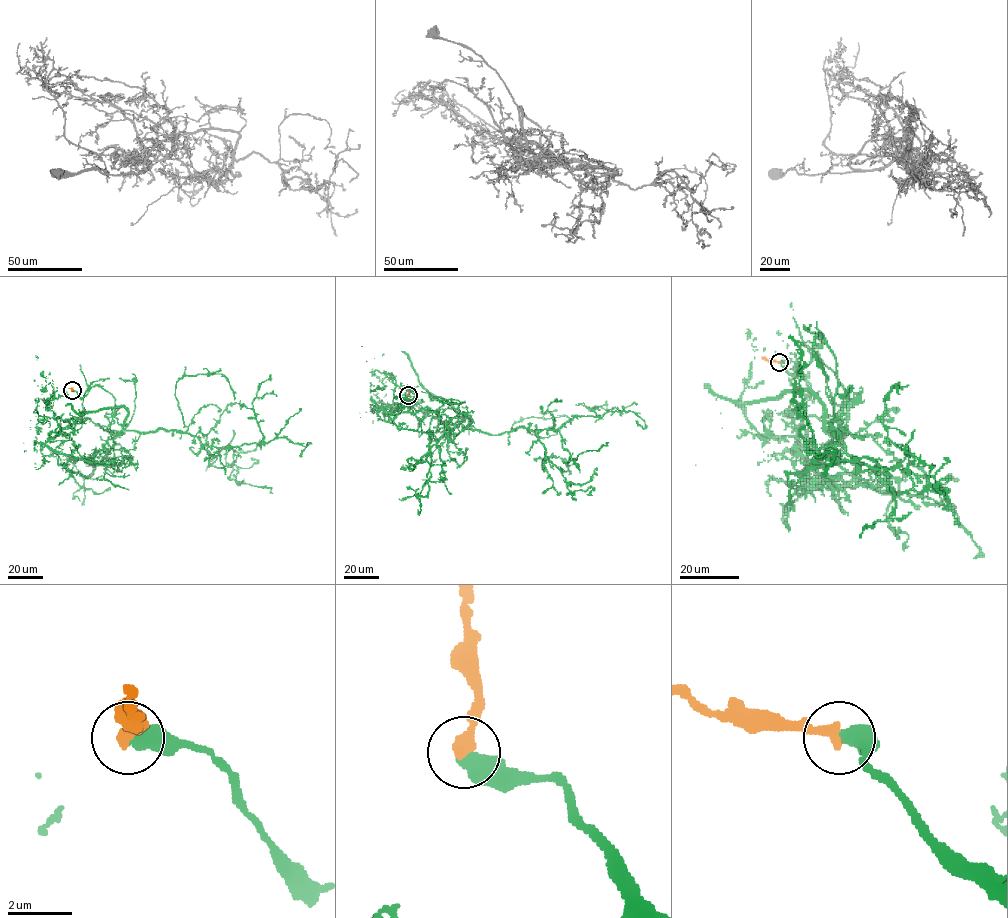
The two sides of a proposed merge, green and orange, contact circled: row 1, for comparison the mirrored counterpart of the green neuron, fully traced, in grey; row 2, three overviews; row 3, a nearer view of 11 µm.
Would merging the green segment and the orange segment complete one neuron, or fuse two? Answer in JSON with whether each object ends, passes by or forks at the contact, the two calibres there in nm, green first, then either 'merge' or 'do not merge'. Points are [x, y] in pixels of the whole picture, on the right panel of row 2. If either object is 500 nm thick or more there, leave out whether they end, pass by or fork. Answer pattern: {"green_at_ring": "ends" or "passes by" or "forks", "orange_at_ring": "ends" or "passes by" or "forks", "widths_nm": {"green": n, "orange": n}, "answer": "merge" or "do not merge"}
{"widths_nm": {"green": 500, "orange": 400}, "answer": "merge"}

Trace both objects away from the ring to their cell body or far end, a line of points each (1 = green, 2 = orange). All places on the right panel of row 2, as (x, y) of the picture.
1: (779, 362), (815, 352), (848, 399), (838, 460), (807, 442), (836, 451), (822, 474)
2: (778, 362), (762, 359)

